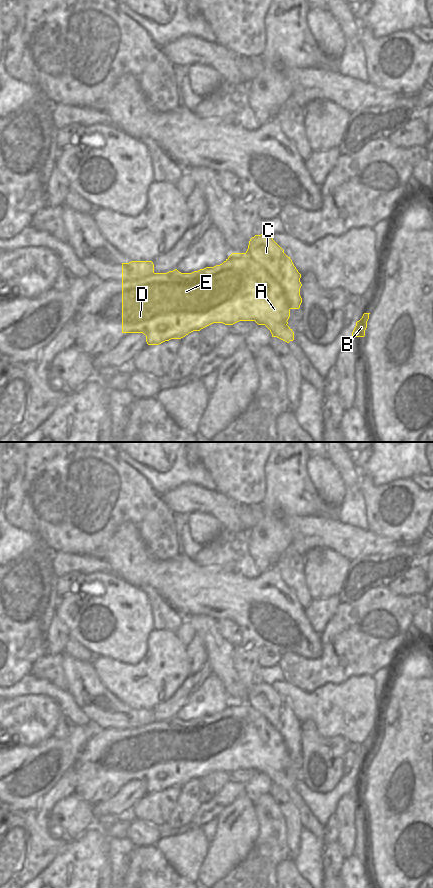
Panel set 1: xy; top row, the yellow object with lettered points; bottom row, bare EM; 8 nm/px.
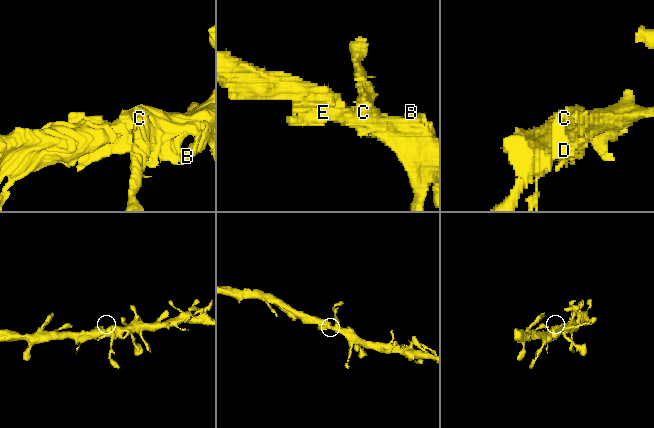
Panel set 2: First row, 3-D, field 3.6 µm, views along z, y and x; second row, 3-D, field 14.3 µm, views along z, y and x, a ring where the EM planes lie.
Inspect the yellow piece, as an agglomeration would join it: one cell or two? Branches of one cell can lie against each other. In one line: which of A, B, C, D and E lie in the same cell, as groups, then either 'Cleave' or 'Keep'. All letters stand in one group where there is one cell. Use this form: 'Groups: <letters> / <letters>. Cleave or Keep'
Groups: A B D E / C. Cleave.

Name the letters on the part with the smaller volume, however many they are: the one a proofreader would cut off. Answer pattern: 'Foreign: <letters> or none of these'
Foreign: C.

